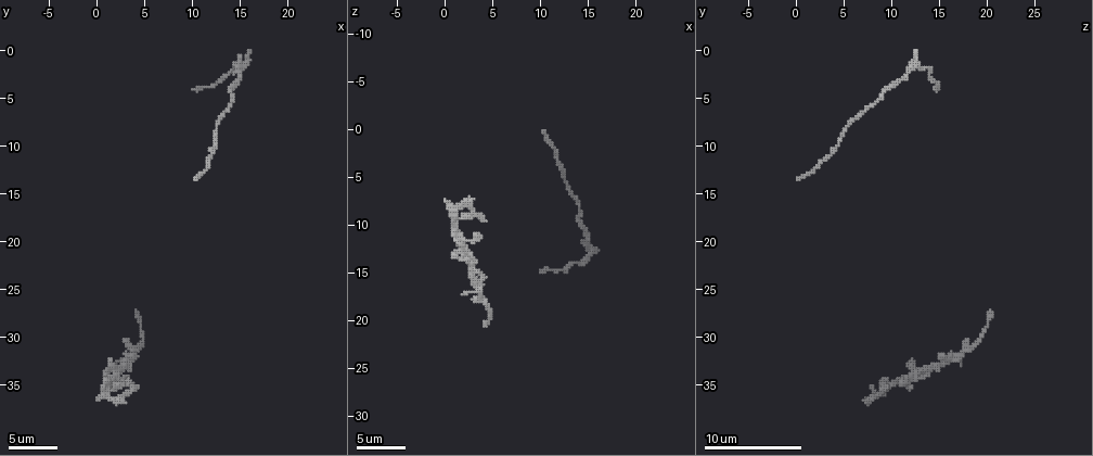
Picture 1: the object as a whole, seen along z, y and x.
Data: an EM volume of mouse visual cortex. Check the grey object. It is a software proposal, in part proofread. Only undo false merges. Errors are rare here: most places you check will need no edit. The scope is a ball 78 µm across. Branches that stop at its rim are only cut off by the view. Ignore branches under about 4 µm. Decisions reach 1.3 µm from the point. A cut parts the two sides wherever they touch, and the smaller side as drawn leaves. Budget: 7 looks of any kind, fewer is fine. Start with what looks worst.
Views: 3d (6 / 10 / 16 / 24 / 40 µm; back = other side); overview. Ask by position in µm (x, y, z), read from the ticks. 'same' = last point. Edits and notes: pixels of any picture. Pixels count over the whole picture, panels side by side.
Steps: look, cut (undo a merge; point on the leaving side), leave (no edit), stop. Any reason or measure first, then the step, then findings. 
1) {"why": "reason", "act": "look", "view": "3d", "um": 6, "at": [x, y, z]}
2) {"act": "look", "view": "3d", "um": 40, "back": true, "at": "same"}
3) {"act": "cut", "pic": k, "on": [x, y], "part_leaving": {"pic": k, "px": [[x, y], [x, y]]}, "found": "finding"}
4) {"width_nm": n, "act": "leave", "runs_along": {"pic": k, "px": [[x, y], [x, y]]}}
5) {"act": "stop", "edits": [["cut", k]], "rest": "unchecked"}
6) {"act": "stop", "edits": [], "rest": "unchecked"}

{"why": "four or more arms meet", "act": "look", "view": "3d", "um": 10, "at": [2.0, 33.4, 12.8]}

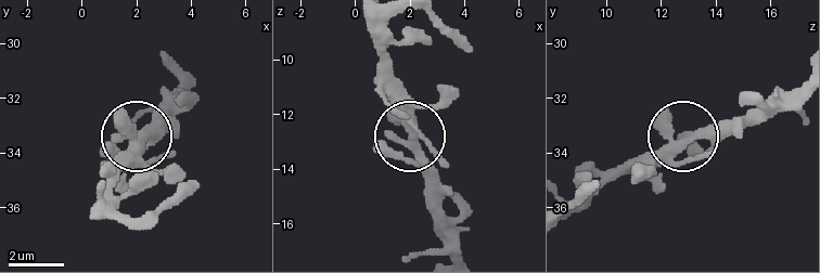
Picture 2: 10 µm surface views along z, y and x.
{"width_nm": 320, "act": "leave", "found": "one neuron here"}

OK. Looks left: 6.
{"why": "thick turns thin", "act": "look", "view": "3d", "um": 16, "at": [15.2, 1.8, 12.8]}

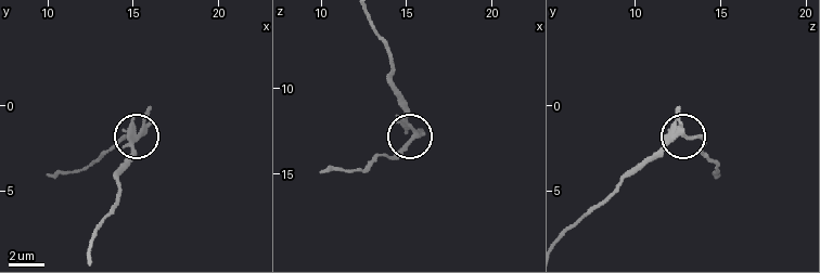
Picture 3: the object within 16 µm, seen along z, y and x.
{"width_nm": 230, "act": "cut", "pic": 3, "on": [144, 115], "found": "a second neuron is stuck on"}

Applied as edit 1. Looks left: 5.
{"why": "see it whole again", "act": "look", "view": "overview"}

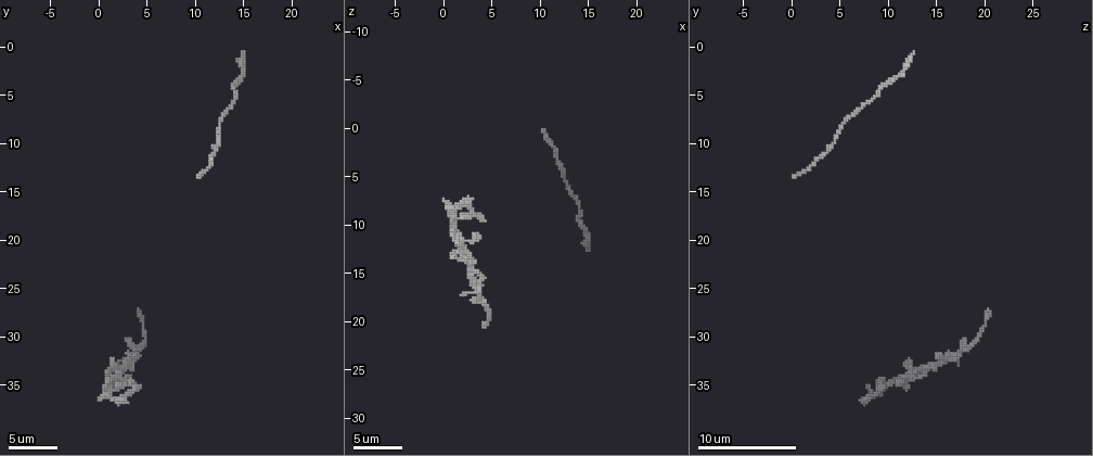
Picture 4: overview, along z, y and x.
{"why": "thick turns thin", "act": "look", "view": "3d", "um": 10, "at": [4.4, 31.2, 18.8]}

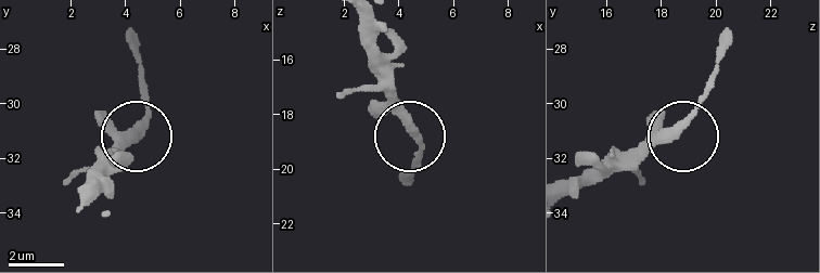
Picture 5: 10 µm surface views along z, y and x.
{"act": "leave", "found": "continuous, no second neuron"}

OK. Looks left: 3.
{"act": "look", "view": "3d", "um": 10, "at": [14.2, 4.2, 9.4]}

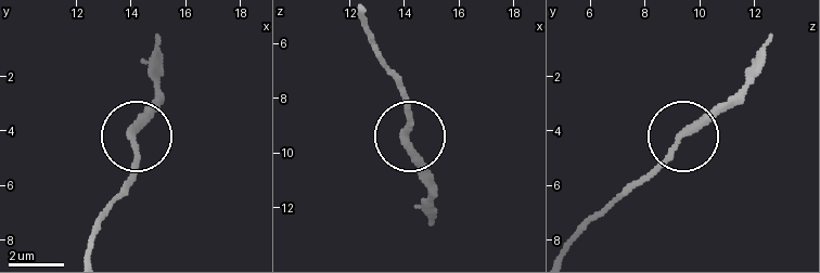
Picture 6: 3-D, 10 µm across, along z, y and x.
{"act": "leave", "runs_along": {"pic": 6, "px": [[86, 252], [128, 182], [132, 131], [158, 79]]}, "found": "one neuron here"}

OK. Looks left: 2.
{"act": "stop", "edits": [["cut", 3]], "rest": "unchecked"}

